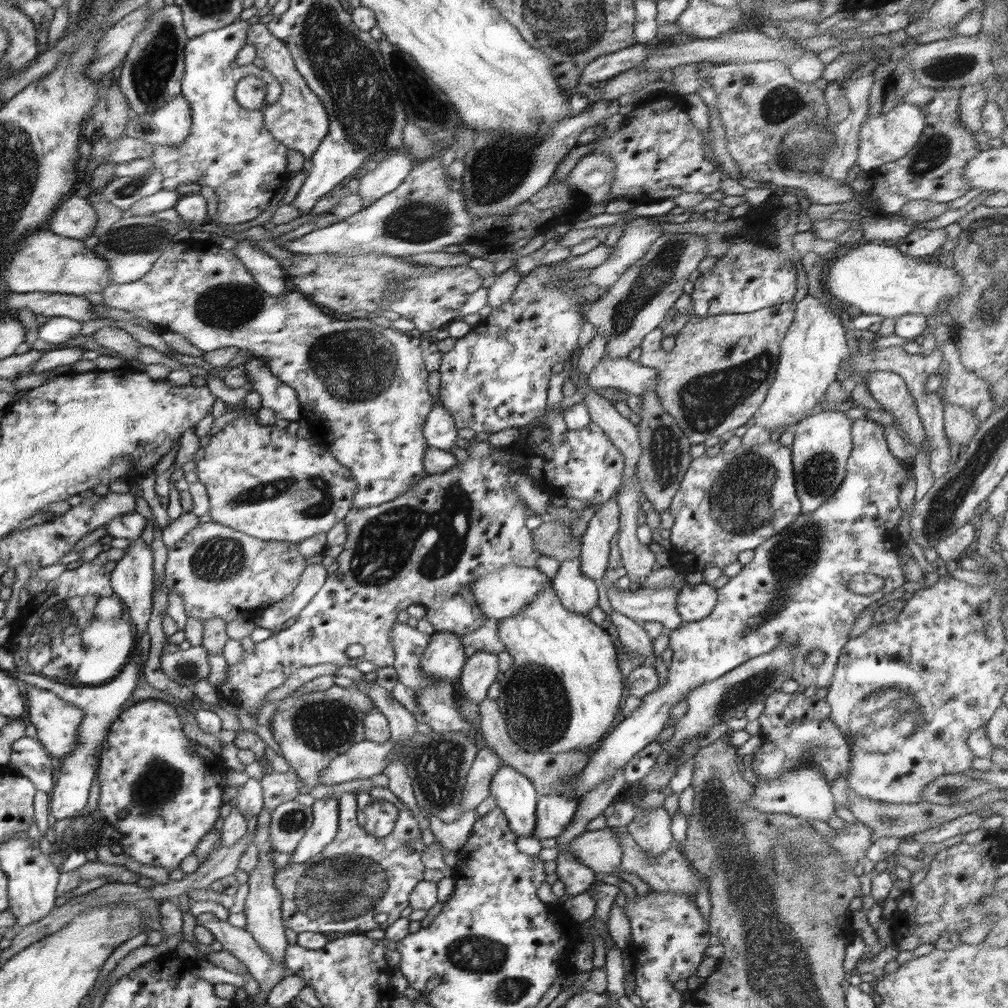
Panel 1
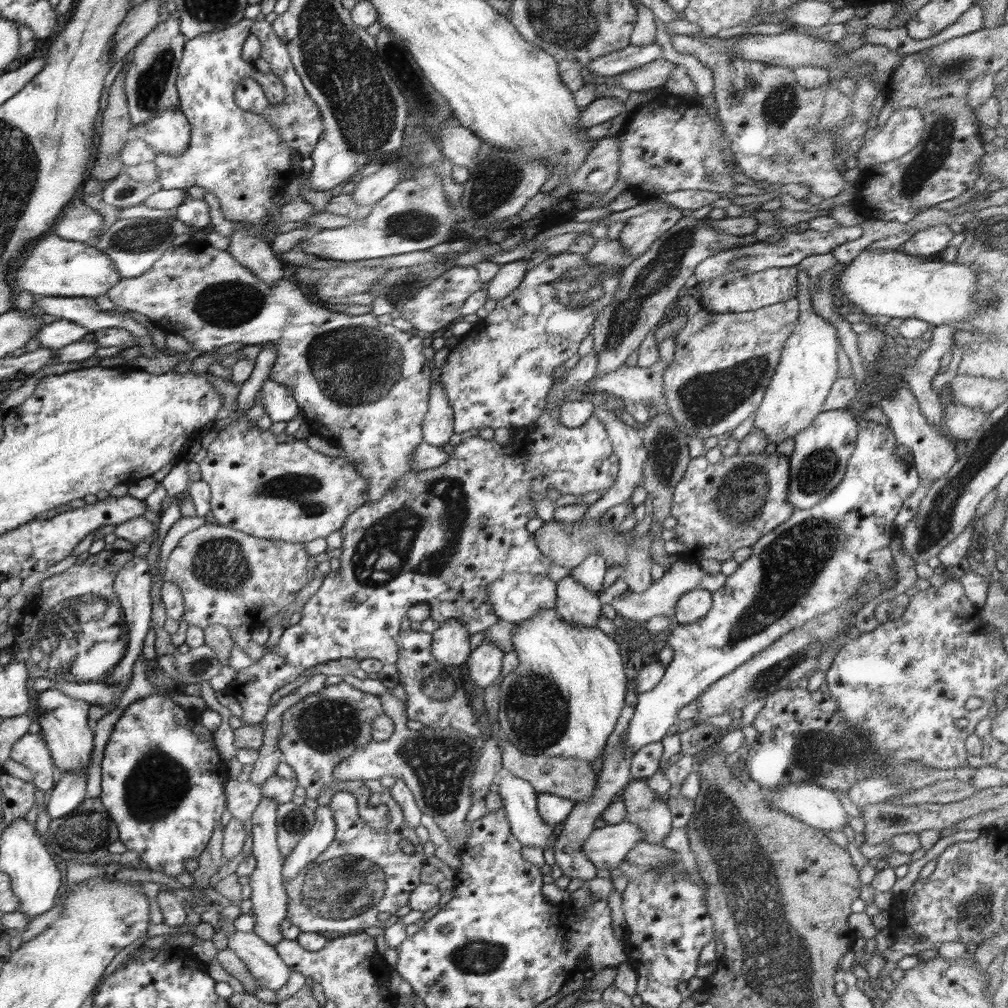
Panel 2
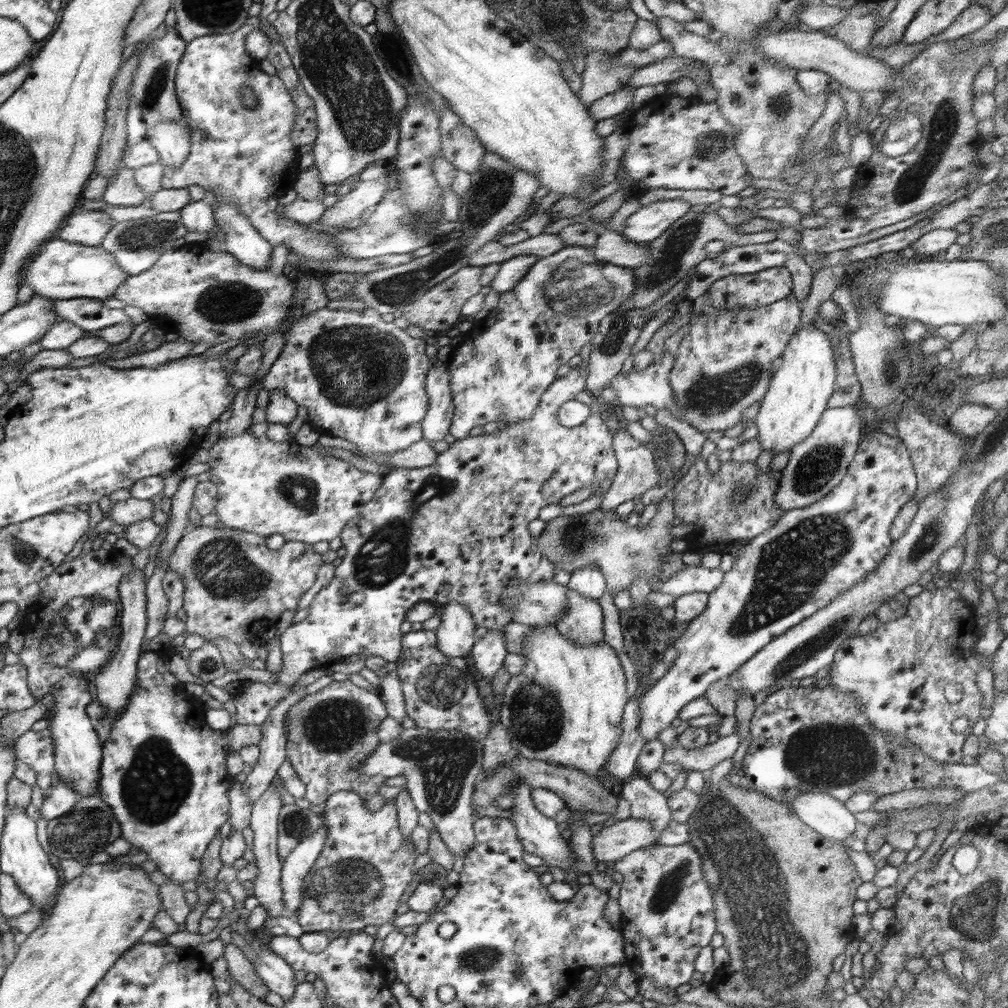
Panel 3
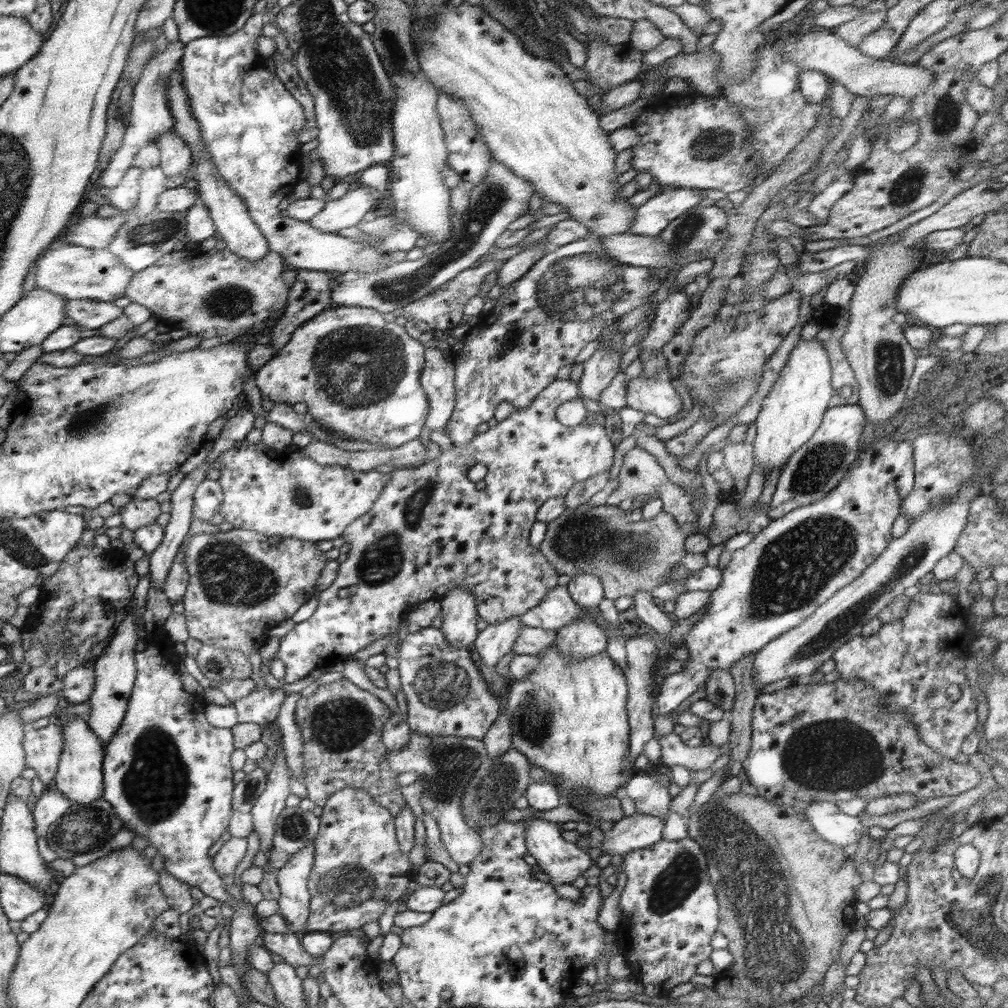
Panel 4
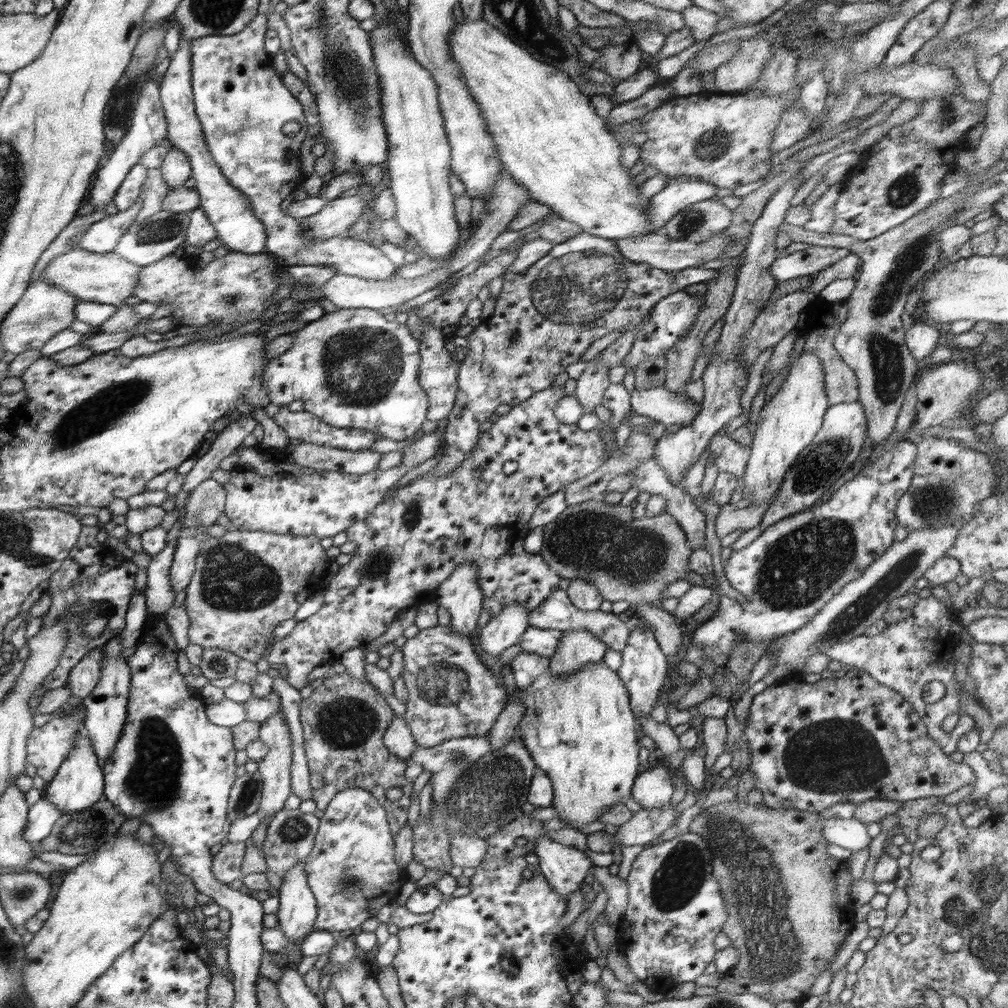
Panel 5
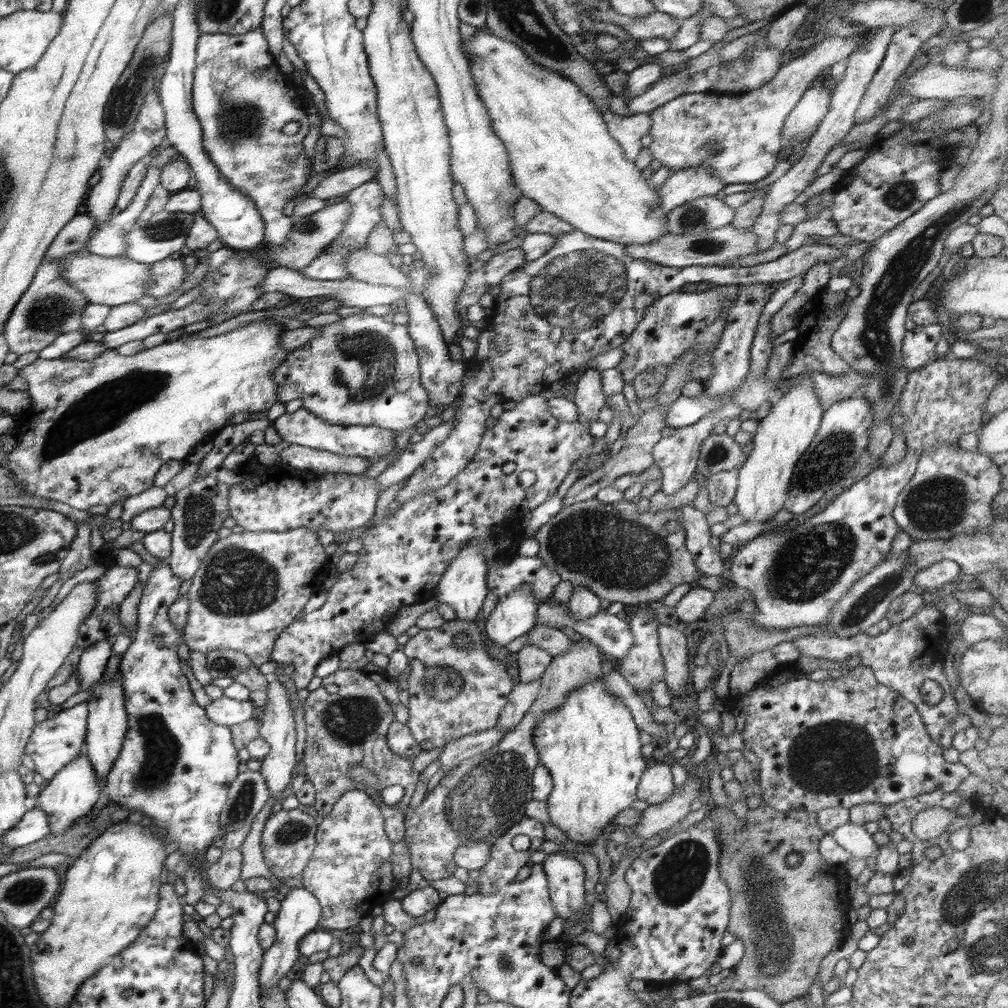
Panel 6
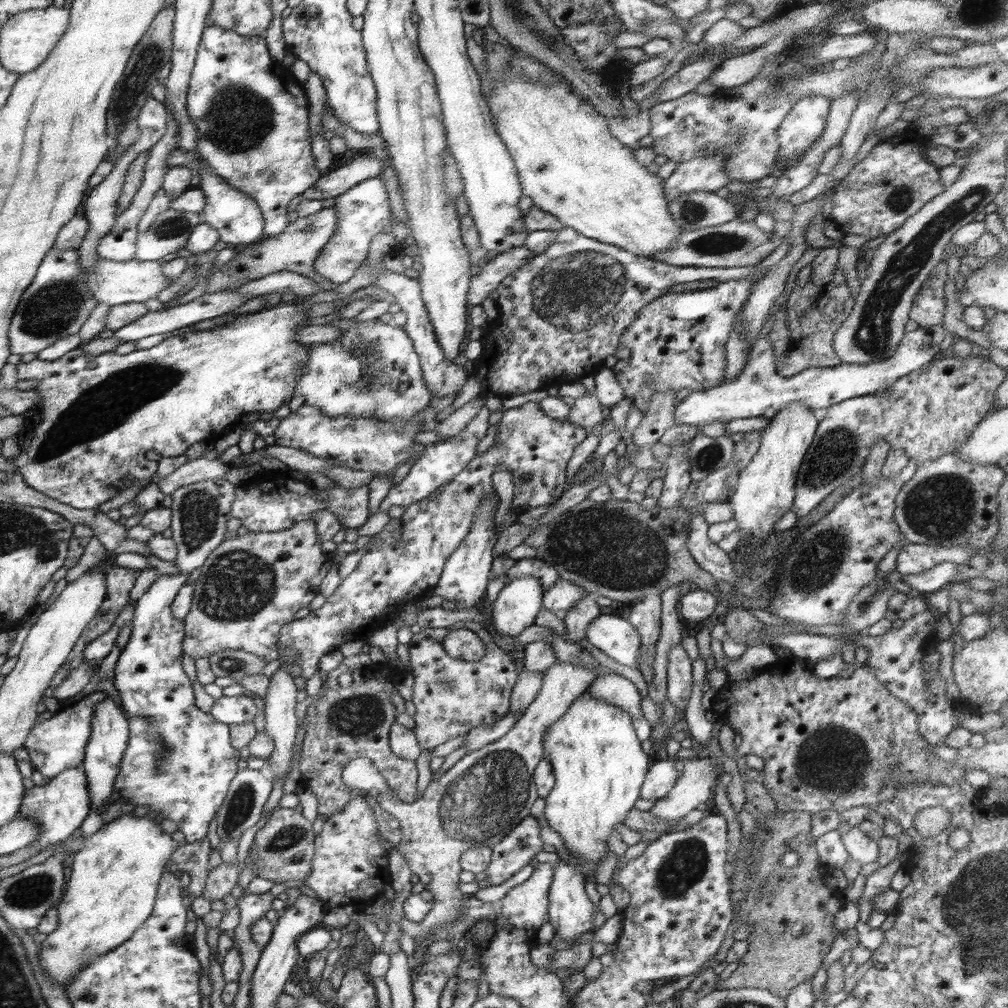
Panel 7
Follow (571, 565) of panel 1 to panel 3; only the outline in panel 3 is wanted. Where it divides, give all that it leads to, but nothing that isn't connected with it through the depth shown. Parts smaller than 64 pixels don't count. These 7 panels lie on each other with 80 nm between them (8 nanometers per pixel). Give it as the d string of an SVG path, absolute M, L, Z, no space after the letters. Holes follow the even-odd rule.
M567 588L568 608L565 615L555 624L558 632L568 640L588 646L604 638L603 610L598 600L582 598Z

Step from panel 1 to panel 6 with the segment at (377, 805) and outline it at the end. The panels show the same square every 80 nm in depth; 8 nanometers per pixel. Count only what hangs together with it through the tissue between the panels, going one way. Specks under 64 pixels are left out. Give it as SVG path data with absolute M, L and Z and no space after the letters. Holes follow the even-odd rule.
M340 670L322 679L322 684L310 692L303 700L306 721L306 743L303 753L303 767L308 780L314 785L316 800L313 806L317 814L326 816L340 796L349 790L363 790L380 807L384 817L384 830L388 838L396 843L405 835L403 808L410 804L410 798L420 778L420 773L412 767L412 760L394 754L387 743L389 726L395 721L394 707L387 701L375 678L370 679L362 670ZM328 684L336 684L336 692L324 689ZM362 765L369 768L379 780L382 788L400 784L404 788L403 799L396 805L384 803L380 792L363 782L353 782L348 778L351 766Z

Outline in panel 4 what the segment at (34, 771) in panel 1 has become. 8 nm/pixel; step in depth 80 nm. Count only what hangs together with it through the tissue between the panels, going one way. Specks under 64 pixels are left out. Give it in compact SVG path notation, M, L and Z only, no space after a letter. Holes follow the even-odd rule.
M52 720L46 727L26 730L23 738L28 768L34 768L38 778L45 786L50 786L59 768L59 758L66 748L63 726L60 721Z

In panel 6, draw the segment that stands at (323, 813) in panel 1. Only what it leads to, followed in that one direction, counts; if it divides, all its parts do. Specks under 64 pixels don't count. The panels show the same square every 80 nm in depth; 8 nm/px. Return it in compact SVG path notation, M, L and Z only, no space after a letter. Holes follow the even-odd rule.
M285 888L286 896L282 902L280 902L280 910L275 914L275 920L272 926L274 926L276 930L276 944L270 948L270 950L266 950L264 952L264 958L261 962L261 967L259 970L259 979L261 988L261 996L262 992L267 992L273 986L277 986L278 982L290 972L290 968L296 964L296 960L300 958L300 952L298 946L300 944L300 940L307 936L308 933L312 933L317 930L317 926L320 923L322 908L320 907L319 901L309 892L306 888Z

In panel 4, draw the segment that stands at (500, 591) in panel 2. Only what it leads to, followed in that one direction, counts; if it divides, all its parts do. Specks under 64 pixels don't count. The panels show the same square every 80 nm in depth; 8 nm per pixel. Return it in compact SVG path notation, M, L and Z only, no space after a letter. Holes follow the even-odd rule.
M556 585L544 596L542 602L528 609L519 619L526 626L544 630L560 630L578 620L585 612L579 607L565 586Z

